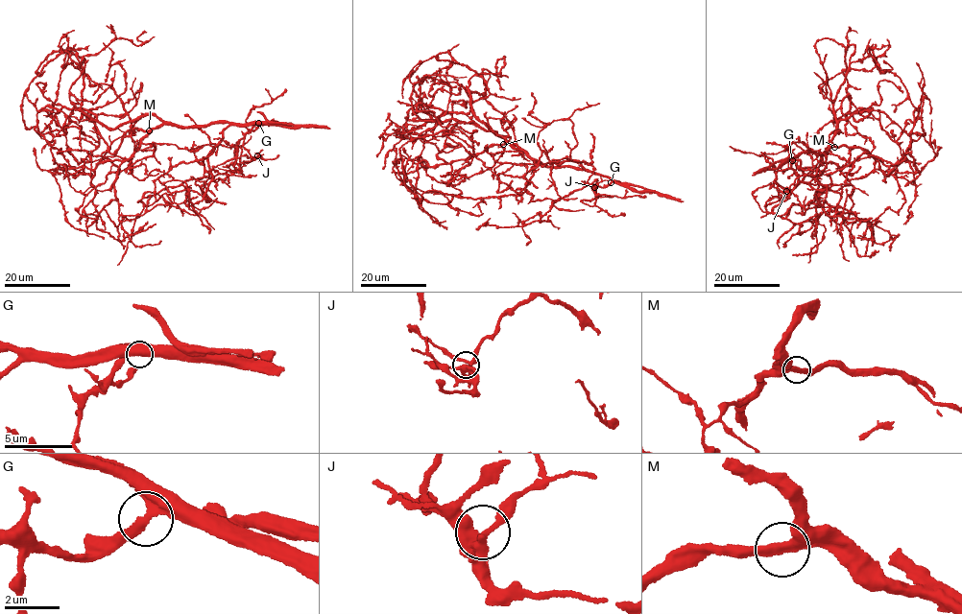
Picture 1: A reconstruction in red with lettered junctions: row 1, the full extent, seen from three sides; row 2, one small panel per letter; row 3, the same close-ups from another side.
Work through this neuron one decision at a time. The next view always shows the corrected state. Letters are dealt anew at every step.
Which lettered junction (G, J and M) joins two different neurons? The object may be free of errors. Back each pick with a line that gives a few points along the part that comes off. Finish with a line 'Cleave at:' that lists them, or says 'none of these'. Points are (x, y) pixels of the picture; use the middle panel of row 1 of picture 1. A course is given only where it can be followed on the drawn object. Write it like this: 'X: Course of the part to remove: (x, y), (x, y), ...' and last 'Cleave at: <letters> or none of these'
Cleave at: none of these

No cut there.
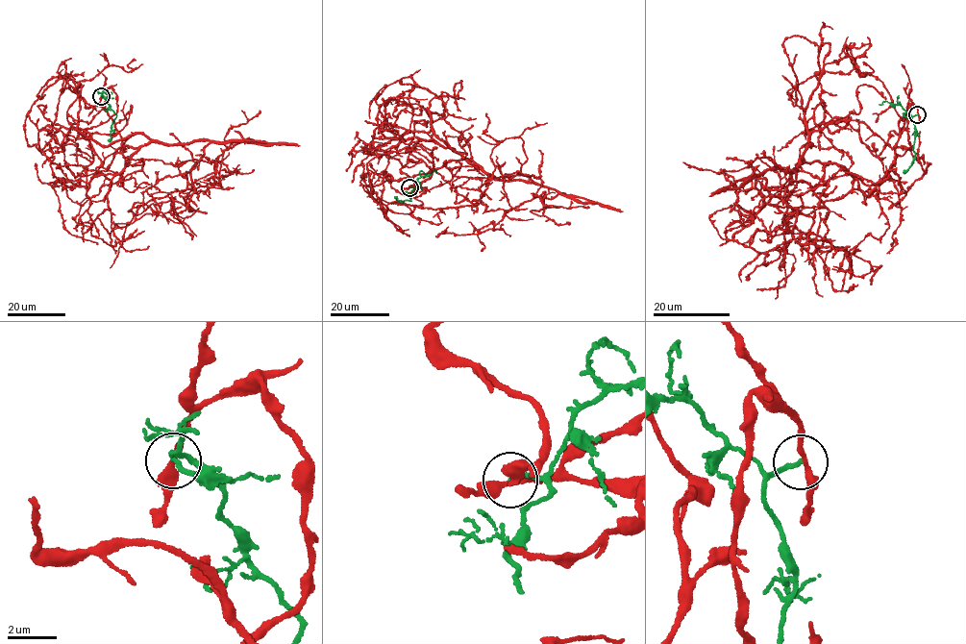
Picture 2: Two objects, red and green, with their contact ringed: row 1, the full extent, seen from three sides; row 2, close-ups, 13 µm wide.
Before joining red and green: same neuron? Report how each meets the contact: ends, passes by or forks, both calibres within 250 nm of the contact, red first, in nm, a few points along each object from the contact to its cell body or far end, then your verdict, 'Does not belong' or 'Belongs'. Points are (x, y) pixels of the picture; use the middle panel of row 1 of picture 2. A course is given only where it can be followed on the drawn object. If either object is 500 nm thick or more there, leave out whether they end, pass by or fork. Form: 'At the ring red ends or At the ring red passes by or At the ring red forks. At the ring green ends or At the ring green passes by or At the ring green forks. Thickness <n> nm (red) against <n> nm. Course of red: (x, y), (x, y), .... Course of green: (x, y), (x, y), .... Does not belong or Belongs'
At the ring red passes by. At the ring green ends. Thickness 240 nm (red) against 170 nm. Course of red: (409, 187), (426, 192), (383, 172), (464, 160), (533, 183), (391, 202), (396, 230). Course of green: (409, 187), (414, 189), (410, 191), (410, 200), (399, 202), (395, 197). Does not belong

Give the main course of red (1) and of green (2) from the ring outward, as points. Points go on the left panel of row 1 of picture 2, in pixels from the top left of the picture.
1: (102, 96), (117, 111), (82, 136), (104, 168), (128, 146), (210, 141), (186, 188), (128, 211), (154, 220)
2: (101, 96), (116, 115), (109, 141)

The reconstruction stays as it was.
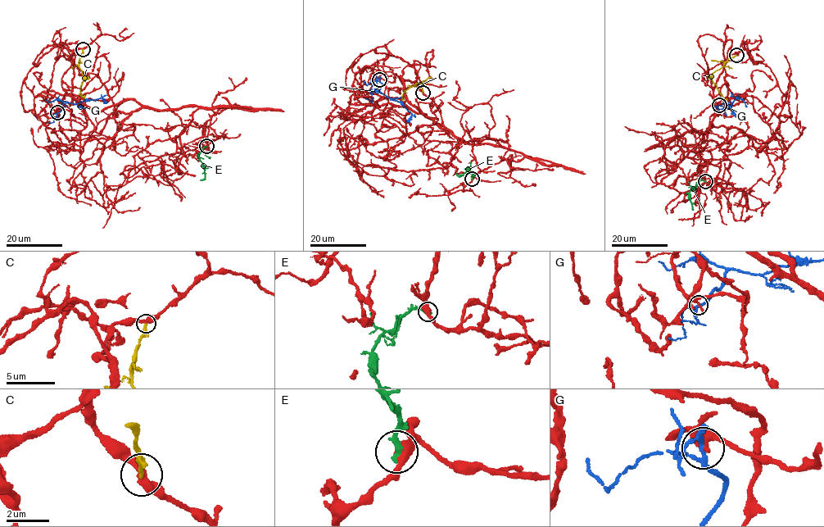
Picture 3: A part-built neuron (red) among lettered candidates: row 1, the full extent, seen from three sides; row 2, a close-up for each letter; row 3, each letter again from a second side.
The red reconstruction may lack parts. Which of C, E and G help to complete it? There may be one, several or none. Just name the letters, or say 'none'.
none

